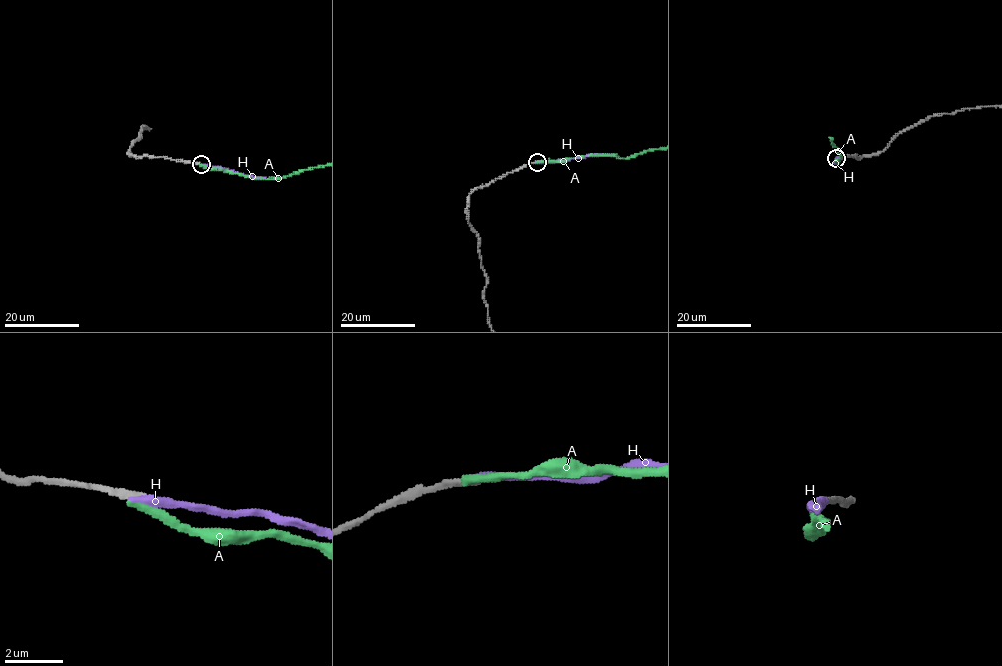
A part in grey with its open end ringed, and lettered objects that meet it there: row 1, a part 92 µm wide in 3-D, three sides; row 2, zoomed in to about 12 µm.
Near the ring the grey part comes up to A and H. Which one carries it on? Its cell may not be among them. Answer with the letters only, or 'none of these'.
H

